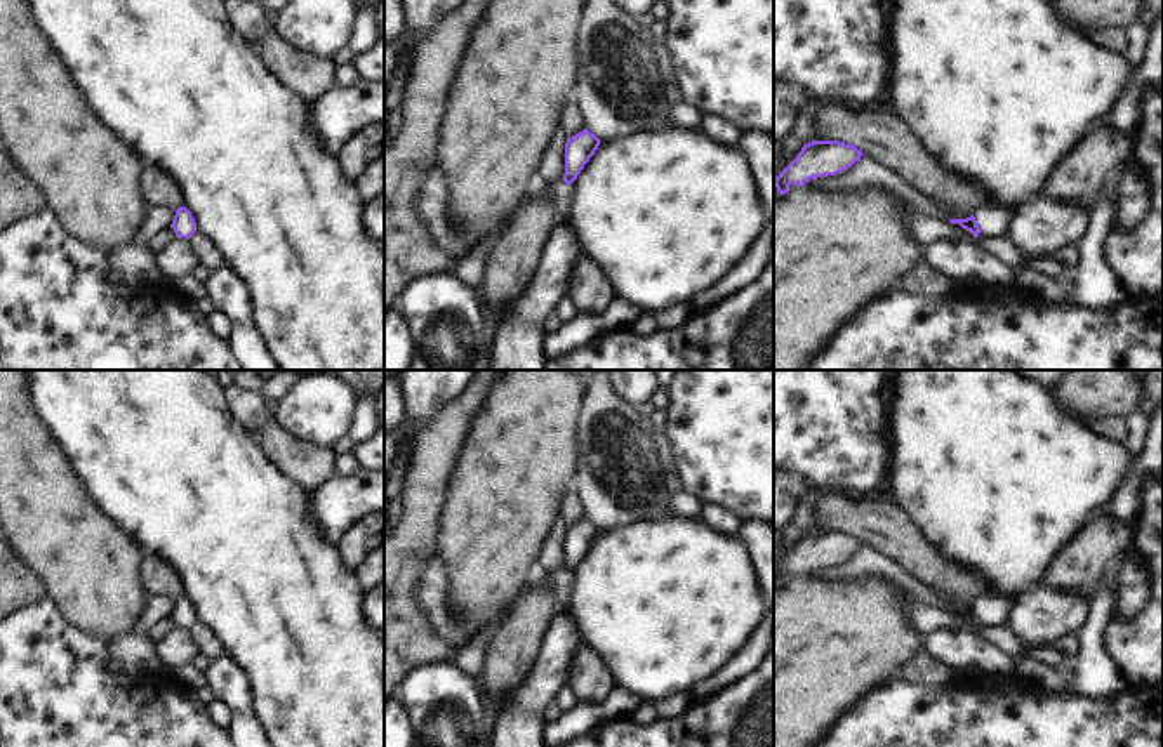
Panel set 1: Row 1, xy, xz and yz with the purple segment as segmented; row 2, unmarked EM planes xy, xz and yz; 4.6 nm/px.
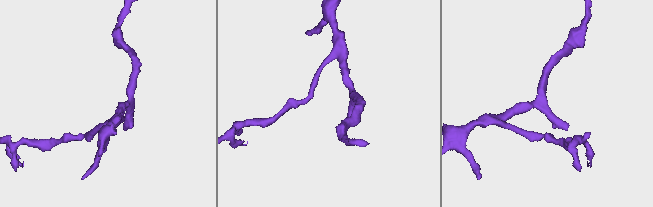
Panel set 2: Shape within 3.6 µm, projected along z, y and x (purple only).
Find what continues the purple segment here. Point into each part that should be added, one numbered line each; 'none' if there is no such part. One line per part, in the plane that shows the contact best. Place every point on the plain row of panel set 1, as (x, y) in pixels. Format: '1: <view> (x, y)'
1: yz (1064, 648)

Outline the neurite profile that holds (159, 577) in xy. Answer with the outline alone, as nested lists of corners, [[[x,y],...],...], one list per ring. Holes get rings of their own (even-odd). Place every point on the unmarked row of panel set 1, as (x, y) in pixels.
[[[144,552],[141,559],[141,580],[148,594],[165,594],[174,601],[183,596],[181,578],[170,563],[155,552]]]

